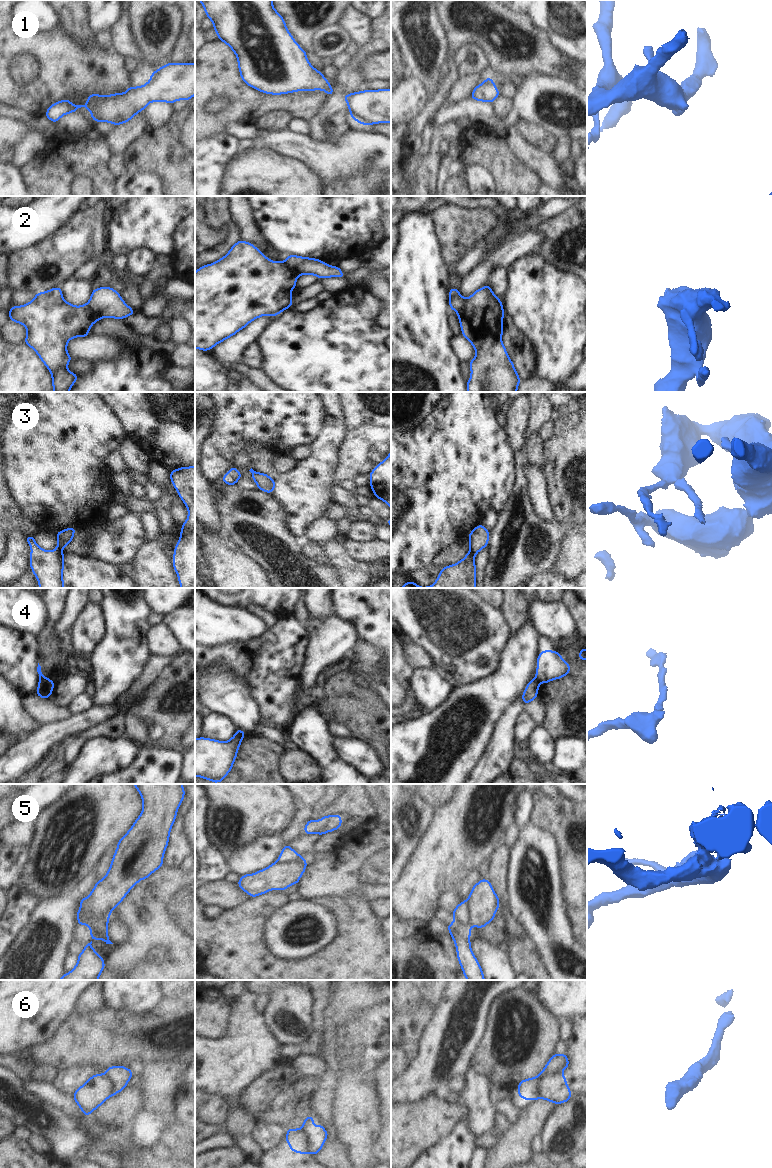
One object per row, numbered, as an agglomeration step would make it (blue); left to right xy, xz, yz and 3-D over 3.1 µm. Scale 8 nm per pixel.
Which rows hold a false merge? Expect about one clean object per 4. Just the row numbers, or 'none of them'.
2, 3, 4, 5, 6

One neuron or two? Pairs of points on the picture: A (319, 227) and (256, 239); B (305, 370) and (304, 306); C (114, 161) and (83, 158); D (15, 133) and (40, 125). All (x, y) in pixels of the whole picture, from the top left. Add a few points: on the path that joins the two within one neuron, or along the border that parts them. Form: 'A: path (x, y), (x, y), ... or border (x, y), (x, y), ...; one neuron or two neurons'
A: border (253, 216), (254, 223), (262, 238), (280, 253); two neurons
B: border (320, 302), (306, 311), (294, 311), (291, 308); two neurons
C: border (111, 154), (107, 168), (115, 178); two neurons
D: border (10, 117), (22, 121), (31, 130); two neurons

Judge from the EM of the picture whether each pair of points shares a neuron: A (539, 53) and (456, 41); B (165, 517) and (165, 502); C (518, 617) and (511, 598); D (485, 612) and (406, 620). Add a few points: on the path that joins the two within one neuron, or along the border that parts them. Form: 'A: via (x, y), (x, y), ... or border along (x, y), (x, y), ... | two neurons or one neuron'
A: via (518, 60), (509, 61), (481, 37), (477, 37) | one neuron
B: via (165, 513), (165, 506) | one neuron
C: via (516, 612), (515, 603) | one neuron
D: via (465, 620), (426, 620) | one neuron

